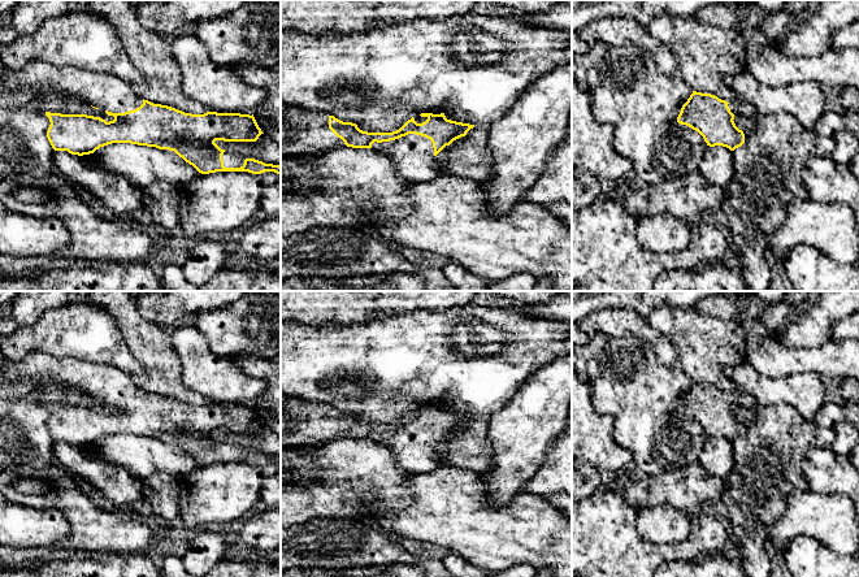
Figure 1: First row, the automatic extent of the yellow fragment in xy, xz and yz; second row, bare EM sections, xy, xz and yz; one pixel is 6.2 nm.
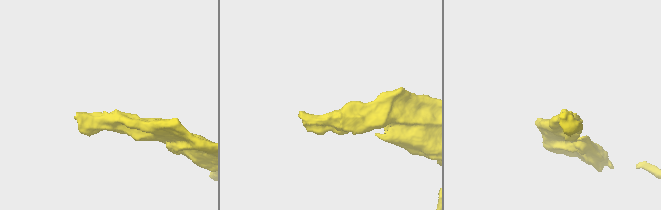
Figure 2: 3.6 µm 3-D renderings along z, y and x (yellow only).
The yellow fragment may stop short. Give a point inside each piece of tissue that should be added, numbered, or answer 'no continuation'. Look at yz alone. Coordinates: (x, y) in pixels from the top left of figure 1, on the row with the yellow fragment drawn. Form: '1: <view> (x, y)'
1: yz (738, 107)

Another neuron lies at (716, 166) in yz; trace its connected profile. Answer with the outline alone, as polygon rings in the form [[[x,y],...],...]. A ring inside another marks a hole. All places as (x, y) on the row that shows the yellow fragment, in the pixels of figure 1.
[[[708,146],[697,170],[710,185],[725,188],[734,174],[732,151],[723,146]]]

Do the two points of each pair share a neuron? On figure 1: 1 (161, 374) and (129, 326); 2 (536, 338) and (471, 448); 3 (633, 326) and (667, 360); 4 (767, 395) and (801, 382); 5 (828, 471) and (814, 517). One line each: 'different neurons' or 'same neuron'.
1: same neuron
2: different neurons
3: same neuron
4: same neuron
5: different neurons

